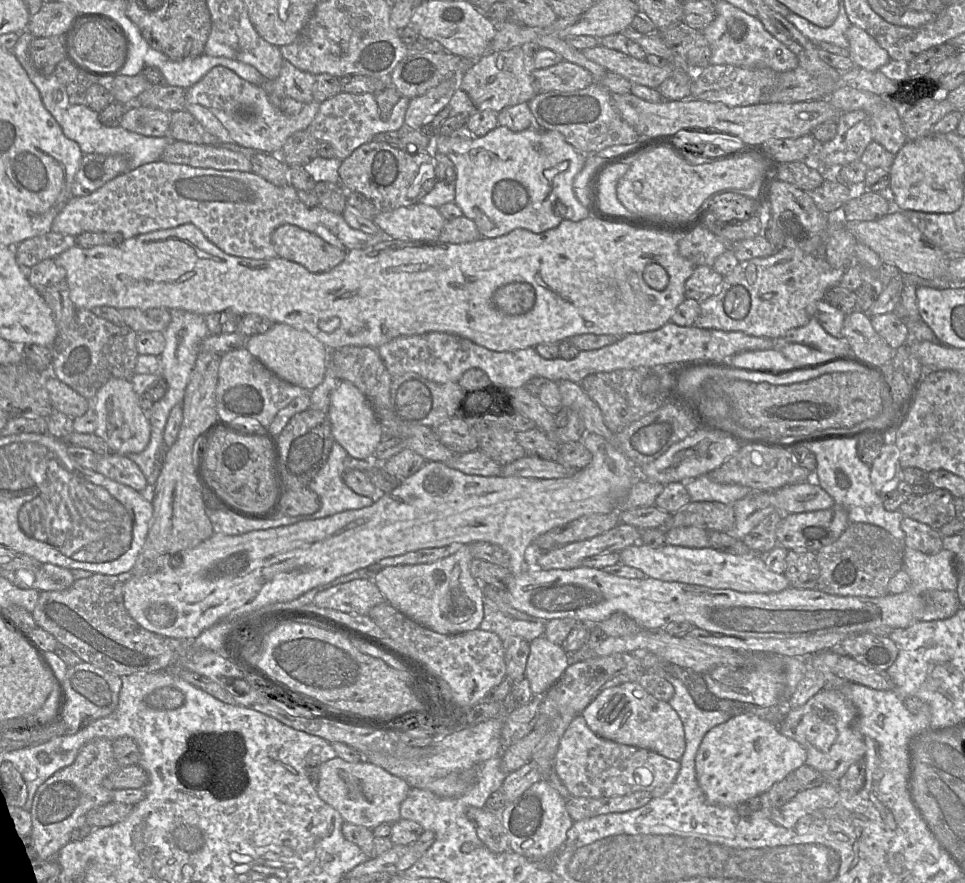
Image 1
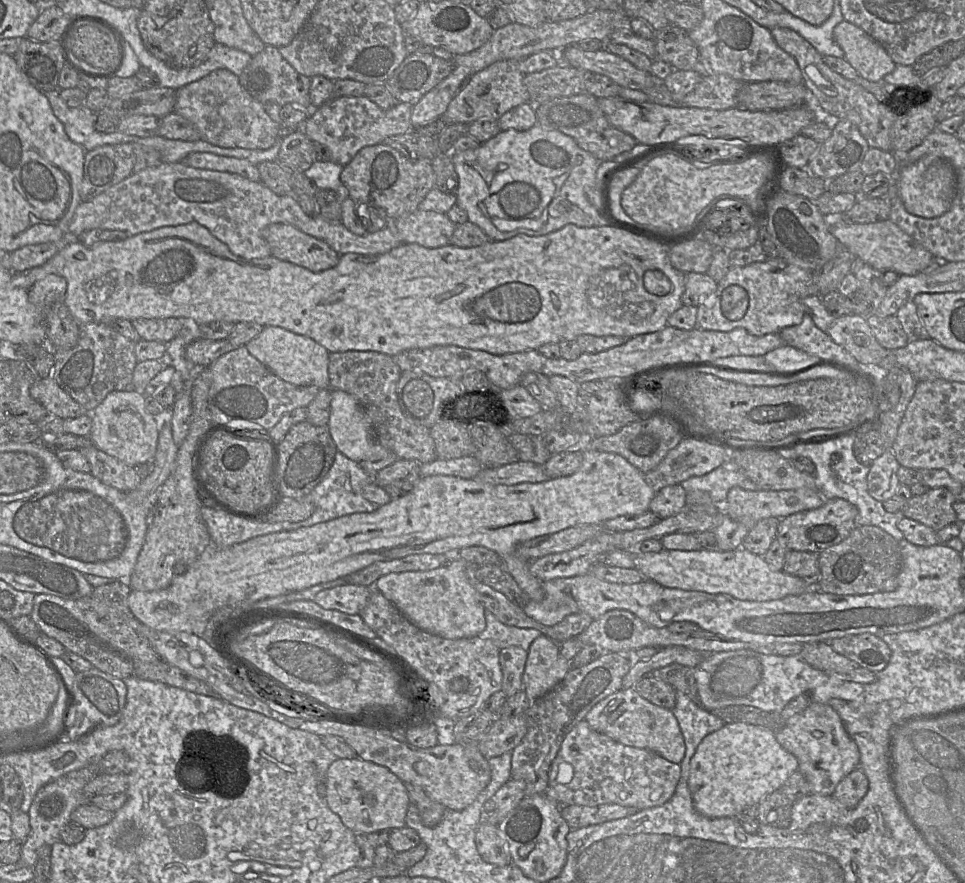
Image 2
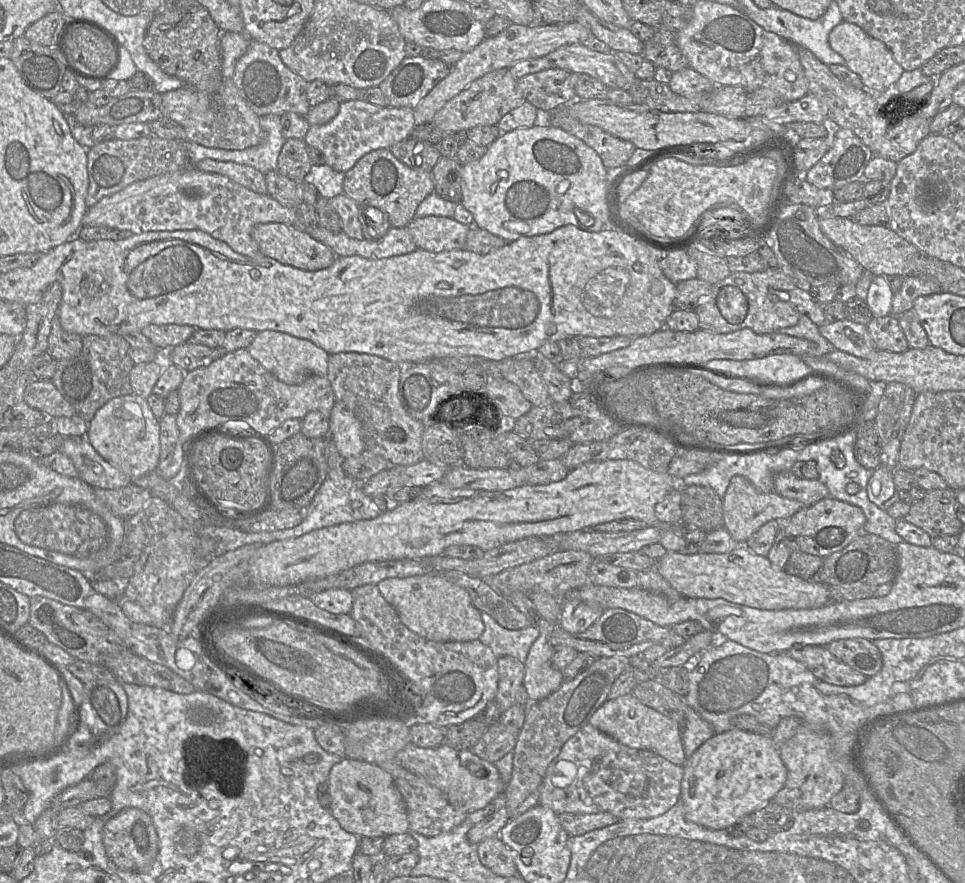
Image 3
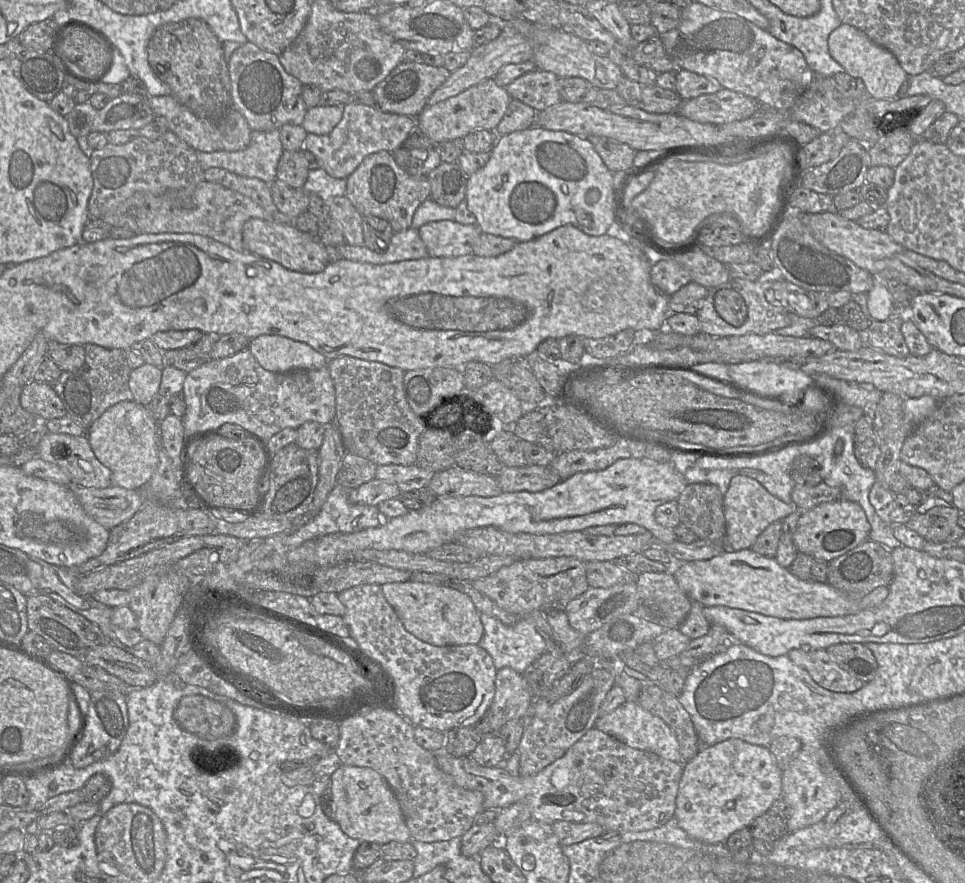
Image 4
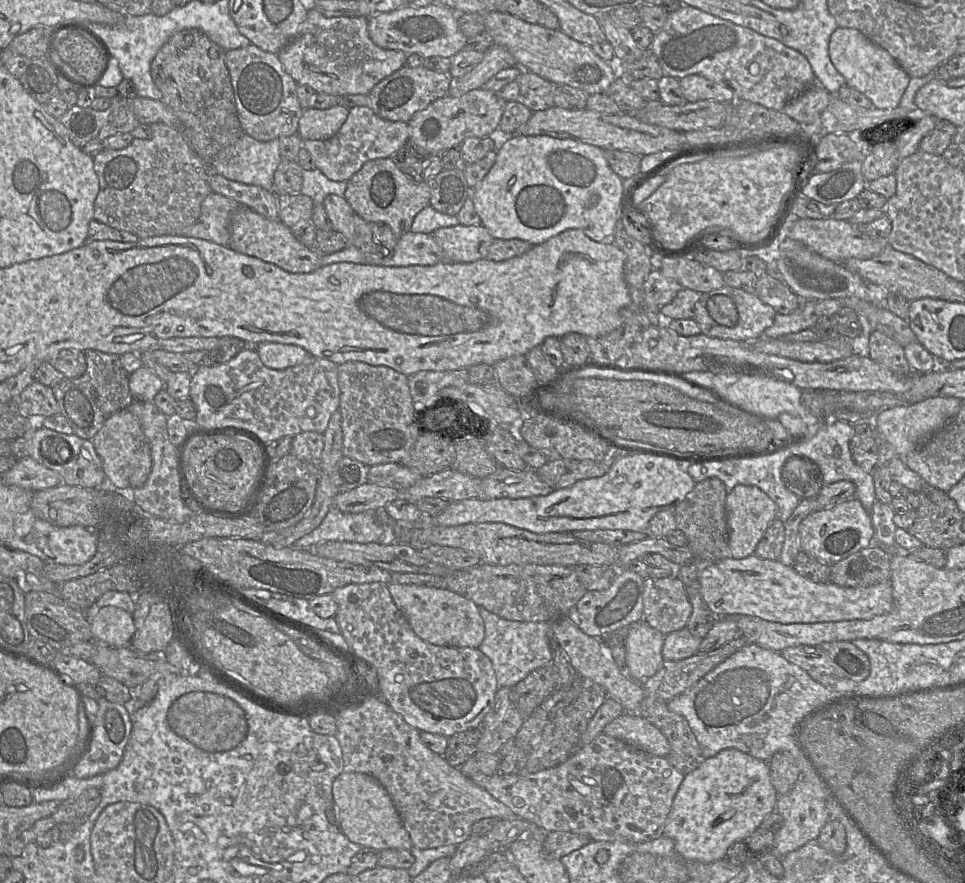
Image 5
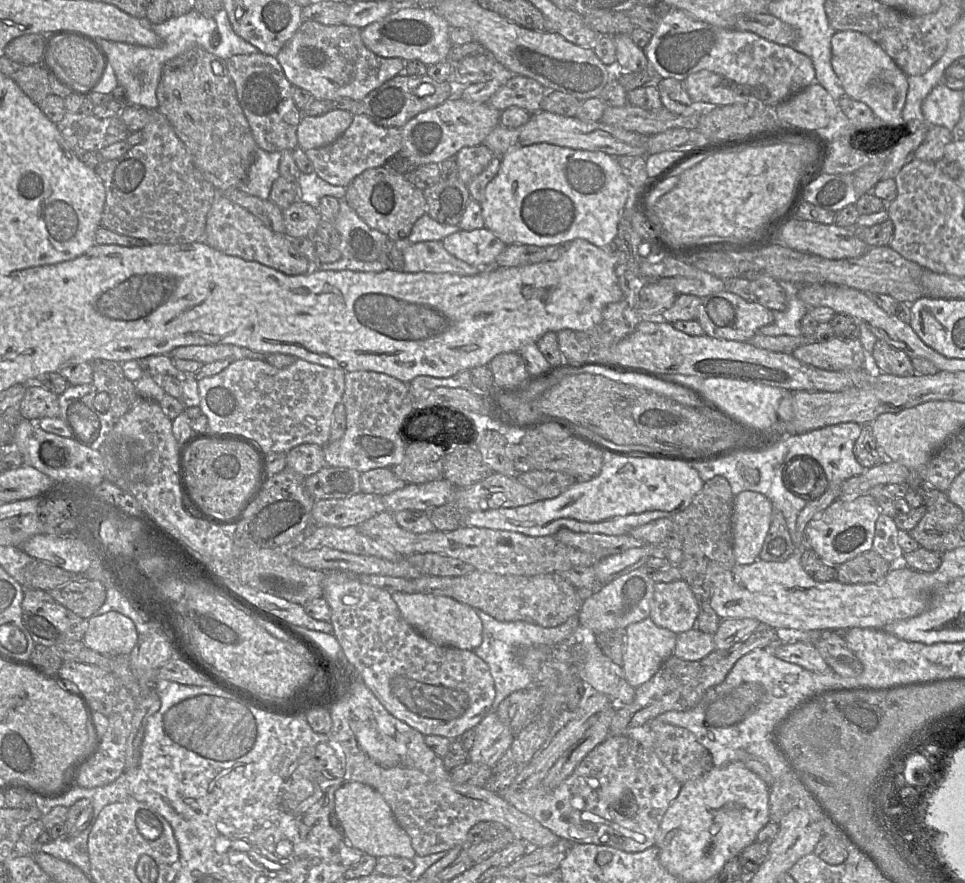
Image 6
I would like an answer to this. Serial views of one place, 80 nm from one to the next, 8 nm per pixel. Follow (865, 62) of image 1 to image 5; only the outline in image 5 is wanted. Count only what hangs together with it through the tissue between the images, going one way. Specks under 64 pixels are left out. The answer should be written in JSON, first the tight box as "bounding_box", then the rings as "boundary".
{"bounding_box":[829,28,911,109],"boundary":[[[837,28],[829,41],[829,57],[845,83],[864,94],[878,109],[891,109],[900,105],[911,77],[884,49],[870,41],[859,30]]]}

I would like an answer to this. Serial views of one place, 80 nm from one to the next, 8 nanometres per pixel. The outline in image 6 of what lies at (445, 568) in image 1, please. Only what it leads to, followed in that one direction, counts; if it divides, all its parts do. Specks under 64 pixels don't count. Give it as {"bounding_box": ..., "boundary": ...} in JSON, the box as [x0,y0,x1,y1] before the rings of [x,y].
{"bounding_box":[391,592,483,651],"boundary":[[[394,592],[391,594],[402,618],[421,636],[438,646],[474,651],[483,640],[483,626],[474,608],[445,596]]]}

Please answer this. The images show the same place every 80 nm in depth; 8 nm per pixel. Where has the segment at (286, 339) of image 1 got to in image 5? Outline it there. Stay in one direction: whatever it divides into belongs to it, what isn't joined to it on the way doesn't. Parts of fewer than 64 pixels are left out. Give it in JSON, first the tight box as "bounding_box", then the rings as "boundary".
{"bounding_box":[255,342,313,370],"boundary":[[[261,342],[256,345],[255,351],[263,364],[274,370],[285,370],[313,357],[300,346],[275,342]]]}

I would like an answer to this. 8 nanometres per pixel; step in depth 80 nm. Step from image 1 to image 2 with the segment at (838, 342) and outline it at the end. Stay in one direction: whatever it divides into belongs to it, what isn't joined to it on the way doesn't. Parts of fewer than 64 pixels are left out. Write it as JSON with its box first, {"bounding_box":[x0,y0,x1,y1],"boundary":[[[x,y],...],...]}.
{"bounding_box":[779,314,888,377],"boundary":[[[805,314],[799,325],[784,328],[779,332],[785,344],[793,346],[820,359],[837,360],[854,370],[866,373],[879,374],[886,377],[888,371],[879,366],[866,366],[858,363],[842,346],[836,344],[830,336],[820,330],[813,322],[811,316]]]}

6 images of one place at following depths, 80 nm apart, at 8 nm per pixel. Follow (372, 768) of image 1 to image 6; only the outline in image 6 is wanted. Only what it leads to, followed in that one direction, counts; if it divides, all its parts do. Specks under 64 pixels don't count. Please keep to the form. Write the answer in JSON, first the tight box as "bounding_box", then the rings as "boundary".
{"bounding_box":[334,781,416,860],"boundary":[[[345,781],[335,791],[334,803],[335,814],[341,822],[344,836],[350,842],[350,845],[376,858],[381,856],[397,856],[413,860],[416,852],[412,847],[410,837],[397,823],[391,808],[384,800],[383,796],[374,788],[360,782]]]}

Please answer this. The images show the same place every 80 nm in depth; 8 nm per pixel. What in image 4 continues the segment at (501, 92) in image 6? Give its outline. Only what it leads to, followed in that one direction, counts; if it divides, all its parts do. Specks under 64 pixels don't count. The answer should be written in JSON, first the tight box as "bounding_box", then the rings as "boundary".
{"bounding_box":[505,69,562,112],"boundary":[[[536,69],[518,77],[505,89],[512,100],[519,100],[538,112],[562,101],[559,80],[552,72]]]}

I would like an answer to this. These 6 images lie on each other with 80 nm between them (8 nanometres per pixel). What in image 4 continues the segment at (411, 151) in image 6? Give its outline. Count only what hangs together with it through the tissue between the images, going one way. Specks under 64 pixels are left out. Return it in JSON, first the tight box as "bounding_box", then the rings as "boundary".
{"bounding_box":[416,78,511,145],"boundary":[[[493,78],[486,79],[456,96],[435,105],[426,106],[416,117],[416,129],[432,140],[435,145],[464,139],[469,133],[479,129],[495,131],[511,100],[504,87],[498,86]]]}

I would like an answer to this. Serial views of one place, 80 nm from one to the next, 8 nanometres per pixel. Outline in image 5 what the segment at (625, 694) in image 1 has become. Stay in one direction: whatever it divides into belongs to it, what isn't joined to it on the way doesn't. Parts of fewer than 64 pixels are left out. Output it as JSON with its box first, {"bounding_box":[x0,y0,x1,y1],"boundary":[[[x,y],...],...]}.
{"bounding_box":[603,712,670,757],"boundary":[[[626,712],[607,724],[603,733],[655,756],[666,757],[670,752],[666,737],[657,727]]]}

